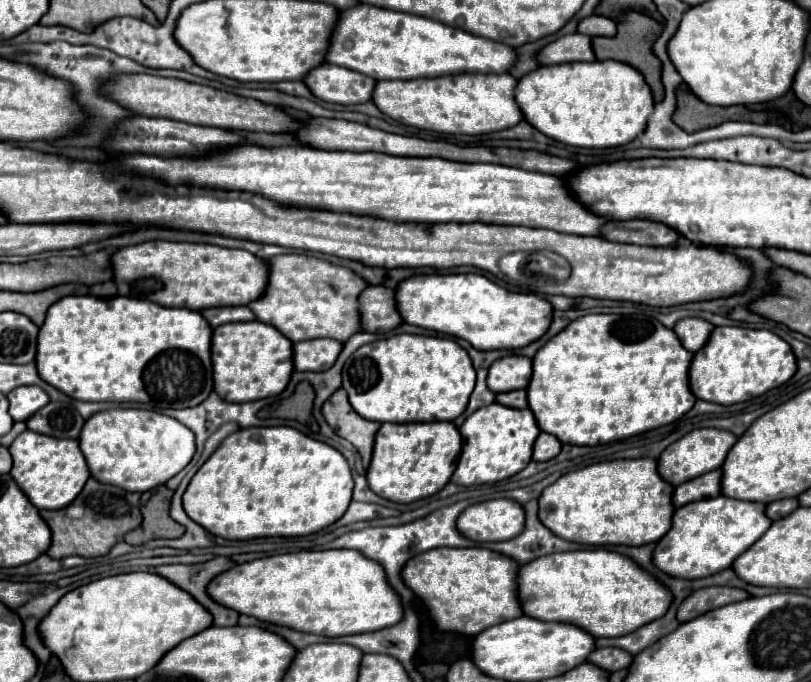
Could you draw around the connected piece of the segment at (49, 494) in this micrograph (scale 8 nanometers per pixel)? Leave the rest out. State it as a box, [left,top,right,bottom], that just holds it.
[9,430,89,510]

